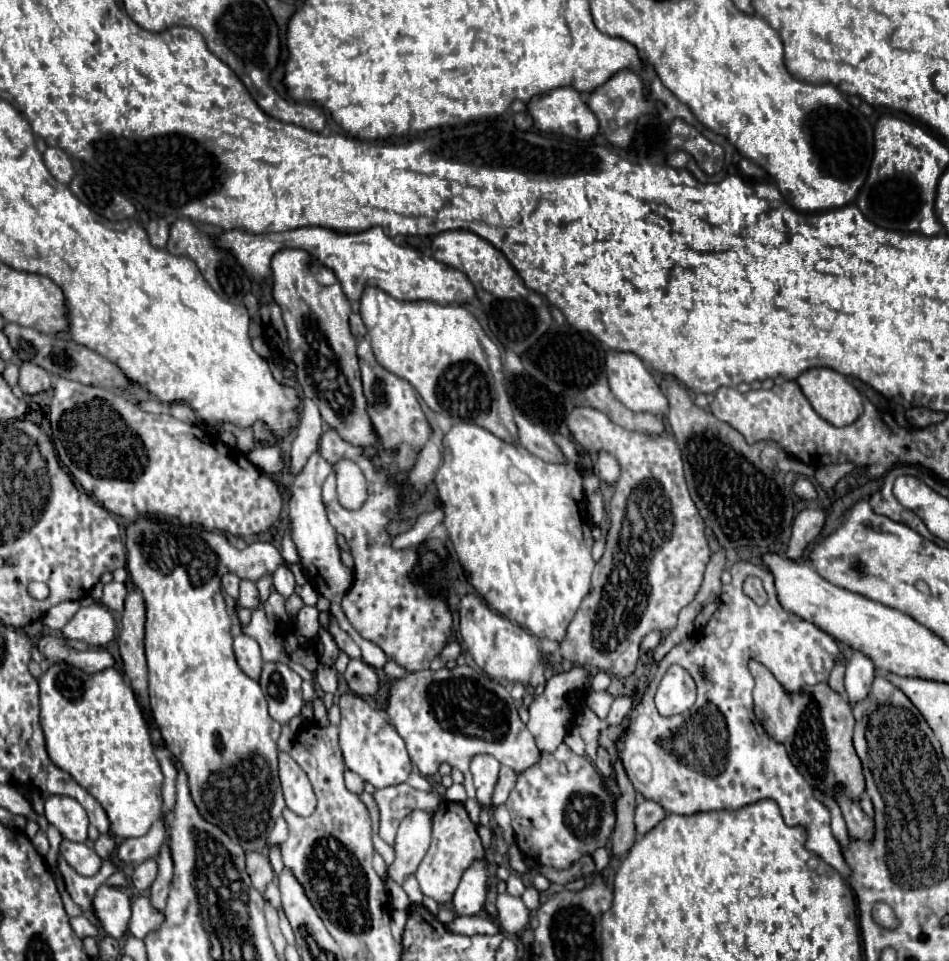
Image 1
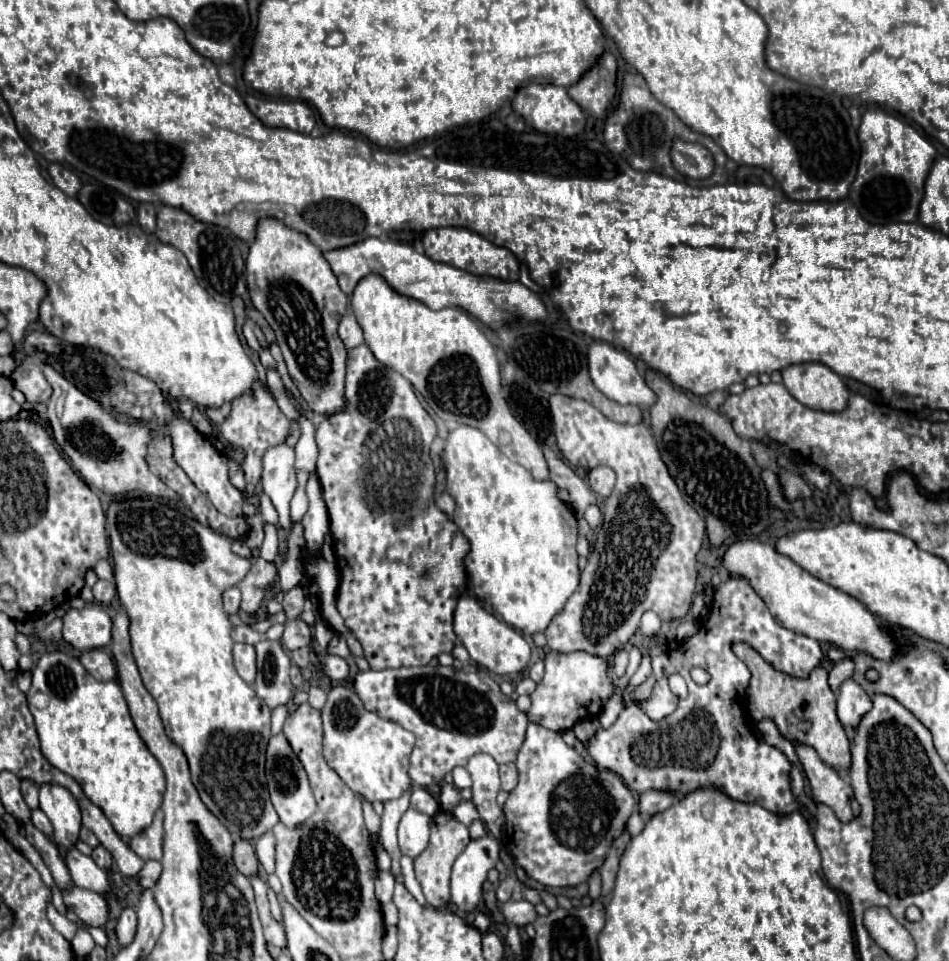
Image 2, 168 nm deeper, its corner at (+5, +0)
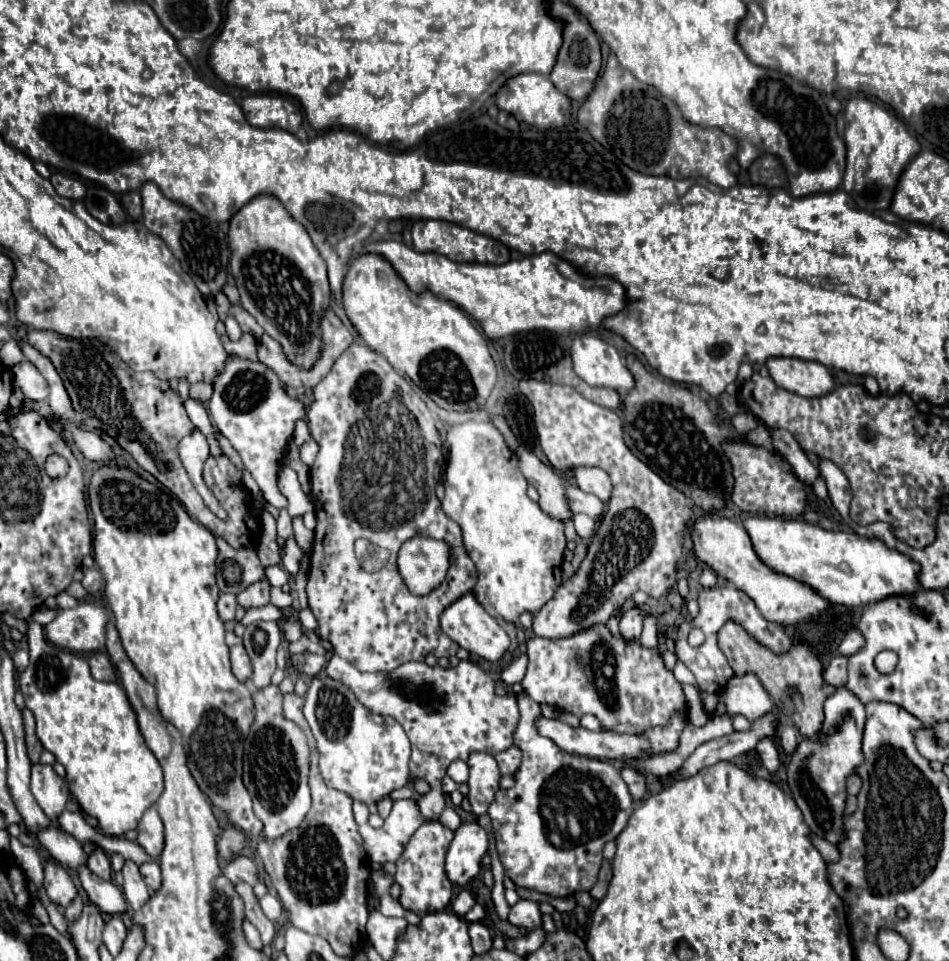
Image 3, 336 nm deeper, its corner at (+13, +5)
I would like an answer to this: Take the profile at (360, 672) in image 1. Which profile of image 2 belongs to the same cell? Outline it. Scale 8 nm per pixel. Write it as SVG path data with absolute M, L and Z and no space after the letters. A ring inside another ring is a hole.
M327 655L323 659L323 665L321 665L321 671L331 679L331 681L347 681L351 677L351 669L349 669L349 663L341 657L335 657L335 655Z

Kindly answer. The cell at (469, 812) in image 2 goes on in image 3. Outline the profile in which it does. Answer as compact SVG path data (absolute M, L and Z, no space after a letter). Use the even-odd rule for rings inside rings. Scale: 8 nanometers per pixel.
M445 808L445 810L441 812L441 816L439 816L439 822L441 822L443 826L447 826L449 830L457 830L457 826L461 824L461 818L459 818L459 814L457 814L453 808Z

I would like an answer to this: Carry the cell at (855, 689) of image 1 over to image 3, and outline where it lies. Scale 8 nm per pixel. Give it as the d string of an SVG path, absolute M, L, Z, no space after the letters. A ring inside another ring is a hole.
M837 688L837 692L825 700L825 720L819 732L821 740L813 742L801 738L791 756L791 762L787 764L787 786L803 814L805 824L811 828L811 832L831 844L839 844L845 838L843 816L847 800L847 778L865 760L861 750L863 726L865 706L861 700L847 688Z

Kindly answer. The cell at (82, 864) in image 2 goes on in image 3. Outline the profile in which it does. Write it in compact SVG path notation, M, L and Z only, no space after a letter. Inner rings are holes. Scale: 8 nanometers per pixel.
M87 866L79 868L79 880L83 890L87 892L89 900L99 906L105 914L125 914L127 902L123 892L113 884L97 878Z

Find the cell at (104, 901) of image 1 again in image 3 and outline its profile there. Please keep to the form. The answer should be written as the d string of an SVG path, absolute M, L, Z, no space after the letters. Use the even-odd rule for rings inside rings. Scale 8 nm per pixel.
M47 862L43 866L43 872L45 872L43 888L45 888L49 900L55 904L67 906L77 894L77 888L75 888L69 872L57 862Z

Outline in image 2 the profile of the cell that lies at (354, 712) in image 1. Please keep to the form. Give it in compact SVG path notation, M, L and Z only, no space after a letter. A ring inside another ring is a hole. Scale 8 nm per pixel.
M335 685L329 691L321 717L325 729L325 759L345 781L345 785L361 793L371 803L399 799L411 785L407 771L409 755L413 749L413 735L409 735L409 731L405 731L397 723L381 719L379 715L367 711L357 693L345 685Z

